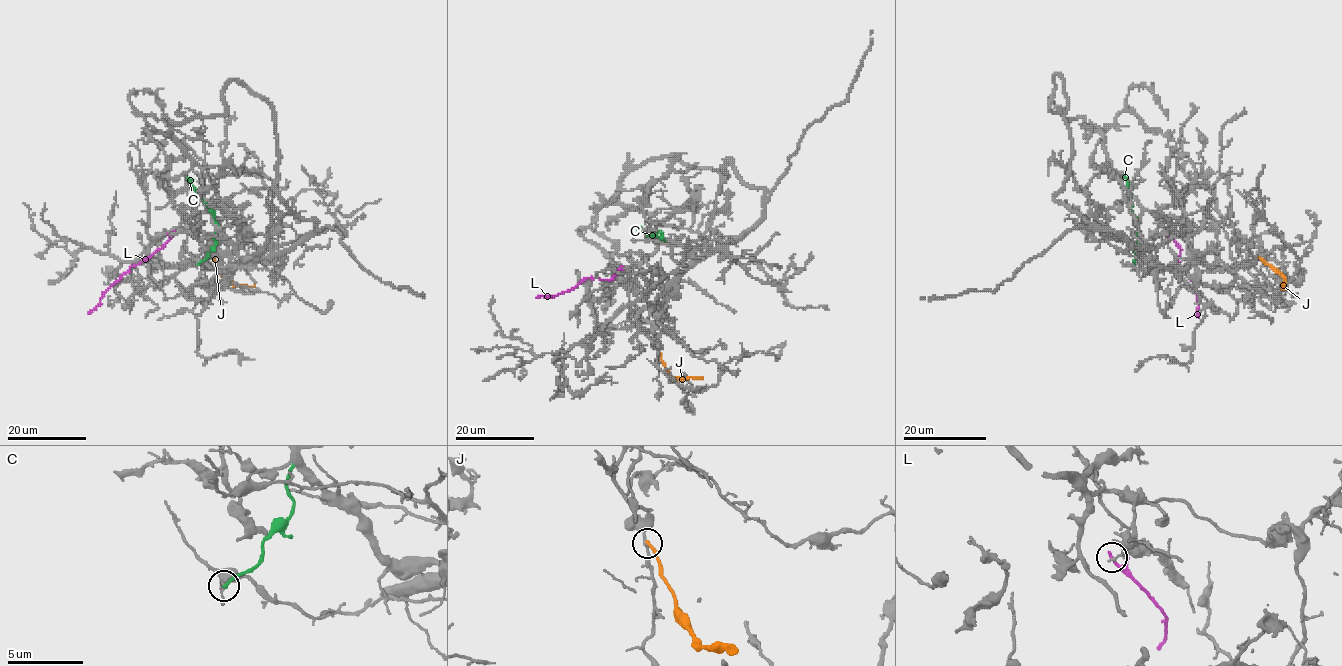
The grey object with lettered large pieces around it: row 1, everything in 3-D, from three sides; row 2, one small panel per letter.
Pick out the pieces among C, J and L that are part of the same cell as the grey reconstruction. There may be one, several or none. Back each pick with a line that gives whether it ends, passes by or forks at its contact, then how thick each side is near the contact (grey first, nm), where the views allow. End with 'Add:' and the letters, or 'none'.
Add: none

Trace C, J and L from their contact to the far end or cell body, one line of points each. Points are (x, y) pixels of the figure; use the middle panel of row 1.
C: (645, 236), (659, 236), (665, 241), (659, 233), (645, 232), (635, 226)
J: (657, 351), (664, 370), (672, 378), (703, 377)
L: (622, 266), (610, 280), (584, 278), (555, 296), (537, 297)

